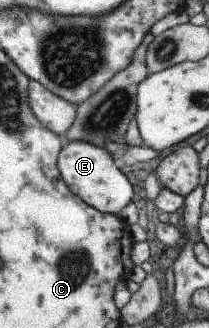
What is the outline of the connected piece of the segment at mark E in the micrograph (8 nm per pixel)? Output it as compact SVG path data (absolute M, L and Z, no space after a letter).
M69 142L61 155L61 172L65 182L87 204L106 214L120 215L128 204L137 200L137 189L127 172L120 170L114 162L114 156L102 146L89 142Z

